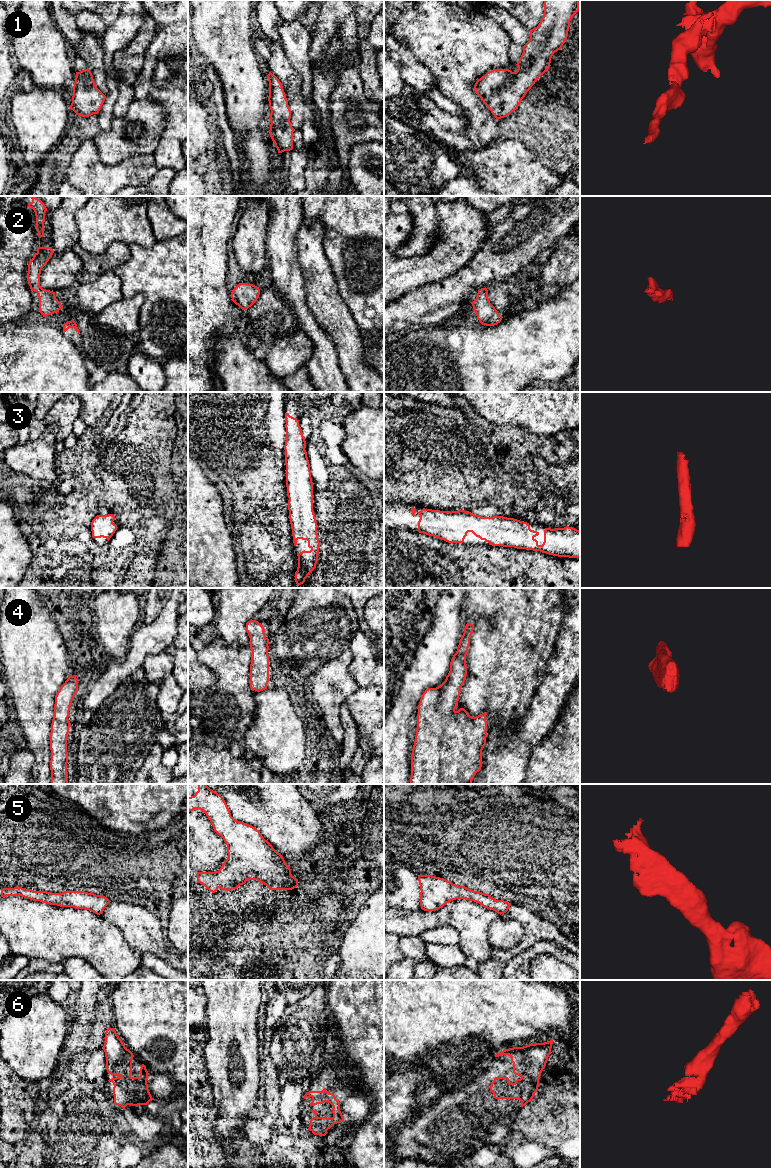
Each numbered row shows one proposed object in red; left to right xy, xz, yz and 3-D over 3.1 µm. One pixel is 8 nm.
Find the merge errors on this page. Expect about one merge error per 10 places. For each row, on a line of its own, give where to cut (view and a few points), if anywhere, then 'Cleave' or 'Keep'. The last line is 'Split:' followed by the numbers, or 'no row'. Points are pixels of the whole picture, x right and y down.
1: No split. Keep
2: No split. Keep
3: No split. Keep
4: No split. Keep
5: No split. Keep
6: No split. Keep
Split: no row

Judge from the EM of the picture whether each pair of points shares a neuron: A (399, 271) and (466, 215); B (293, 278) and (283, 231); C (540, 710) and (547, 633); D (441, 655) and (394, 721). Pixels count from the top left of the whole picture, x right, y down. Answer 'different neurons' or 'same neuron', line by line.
A: same neuron
B: same neuron
C: different neurons
D: same neuron

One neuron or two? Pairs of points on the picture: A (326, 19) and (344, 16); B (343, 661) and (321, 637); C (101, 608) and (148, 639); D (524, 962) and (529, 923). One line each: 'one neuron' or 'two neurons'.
A: one neuron
B: two neurons
C: two neurons
D: two neurons

